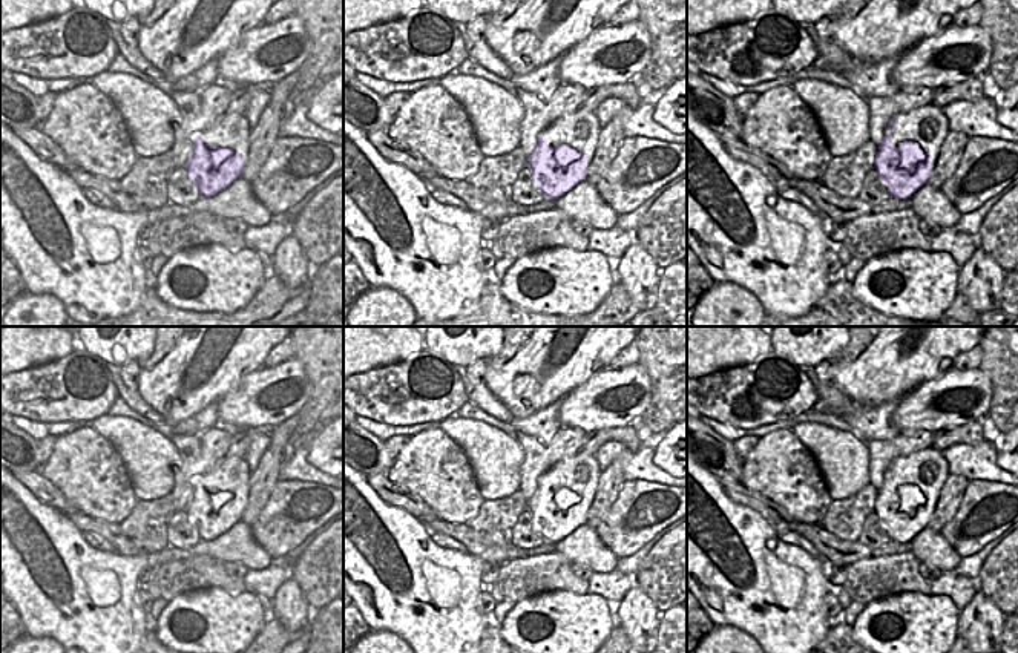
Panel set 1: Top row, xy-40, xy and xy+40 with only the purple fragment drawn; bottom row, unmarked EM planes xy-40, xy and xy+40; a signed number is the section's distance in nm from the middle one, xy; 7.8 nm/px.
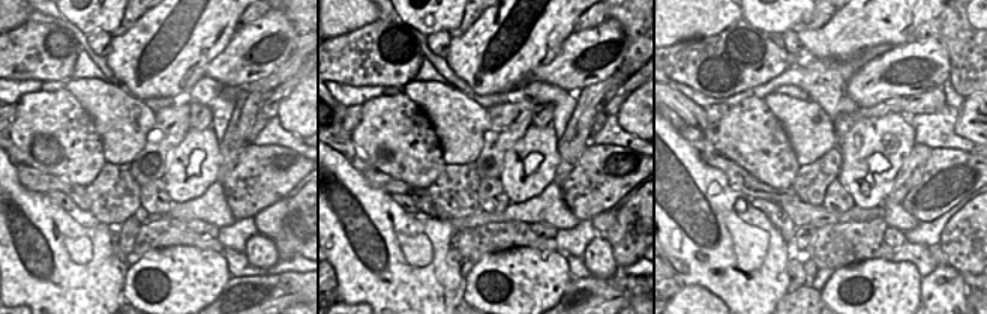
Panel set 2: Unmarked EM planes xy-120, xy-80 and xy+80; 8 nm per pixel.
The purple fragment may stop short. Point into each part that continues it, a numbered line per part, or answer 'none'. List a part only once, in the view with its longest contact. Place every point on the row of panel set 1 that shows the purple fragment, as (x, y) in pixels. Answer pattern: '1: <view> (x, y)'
1: xy+40 (926, 126).

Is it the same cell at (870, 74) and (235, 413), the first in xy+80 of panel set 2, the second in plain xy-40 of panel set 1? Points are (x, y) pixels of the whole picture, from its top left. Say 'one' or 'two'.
one

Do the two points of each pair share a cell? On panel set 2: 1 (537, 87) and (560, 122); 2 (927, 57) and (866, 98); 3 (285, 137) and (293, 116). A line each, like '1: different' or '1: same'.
1: same
2: same
3: different

